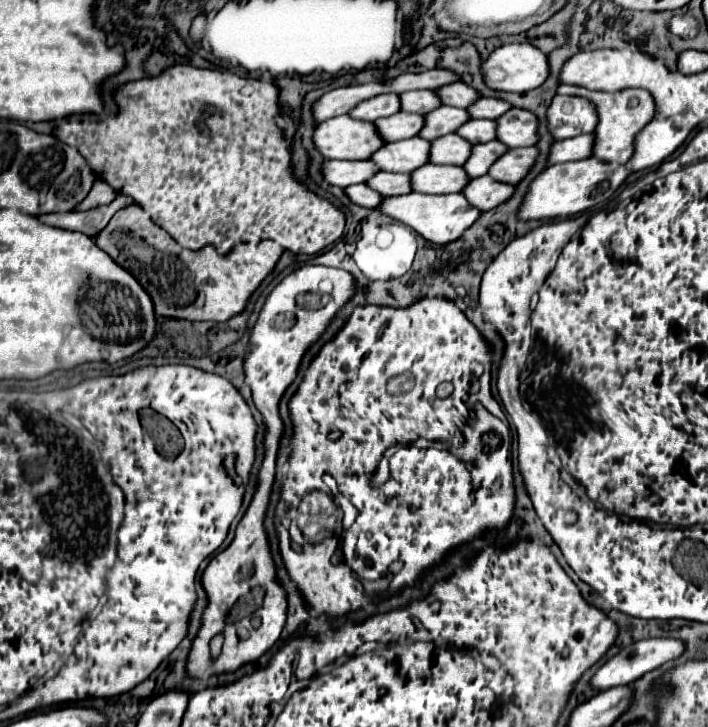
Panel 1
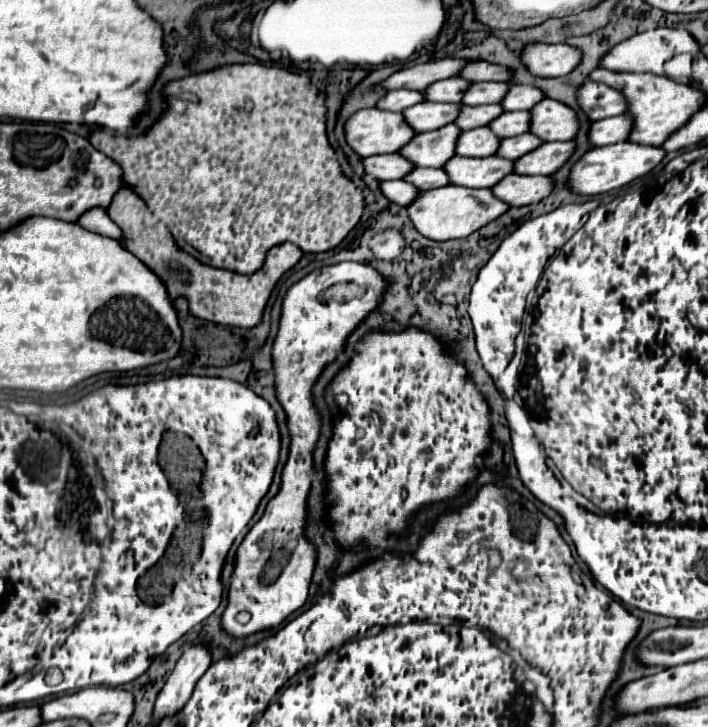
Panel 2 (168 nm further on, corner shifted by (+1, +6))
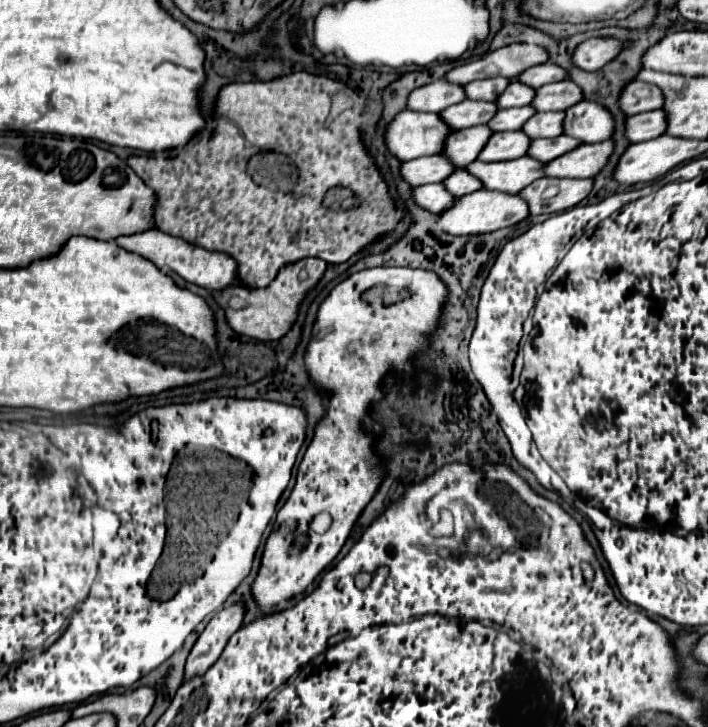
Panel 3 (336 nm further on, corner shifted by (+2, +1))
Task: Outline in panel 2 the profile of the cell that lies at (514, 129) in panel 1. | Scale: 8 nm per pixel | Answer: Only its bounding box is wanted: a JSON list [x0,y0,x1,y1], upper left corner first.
[530,99,576,141]

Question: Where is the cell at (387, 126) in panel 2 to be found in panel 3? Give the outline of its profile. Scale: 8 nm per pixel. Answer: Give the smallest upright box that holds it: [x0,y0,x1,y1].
[387,110,451,160]

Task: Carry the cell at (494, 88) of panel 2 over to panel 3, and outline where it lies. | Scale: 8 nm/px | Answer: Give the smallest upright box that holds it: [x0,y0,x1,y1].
[497,82,537,108]

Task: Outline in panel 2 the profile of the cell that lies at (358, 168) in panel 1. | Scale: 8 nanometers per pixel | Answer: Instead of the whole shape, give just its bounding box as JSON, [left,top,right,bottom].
[360,153,414,181]

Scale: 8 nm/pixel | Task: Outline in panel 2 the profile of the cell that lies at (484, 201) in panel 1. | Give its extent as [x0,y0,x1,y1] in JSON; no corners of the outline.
[490,175,552,207]

